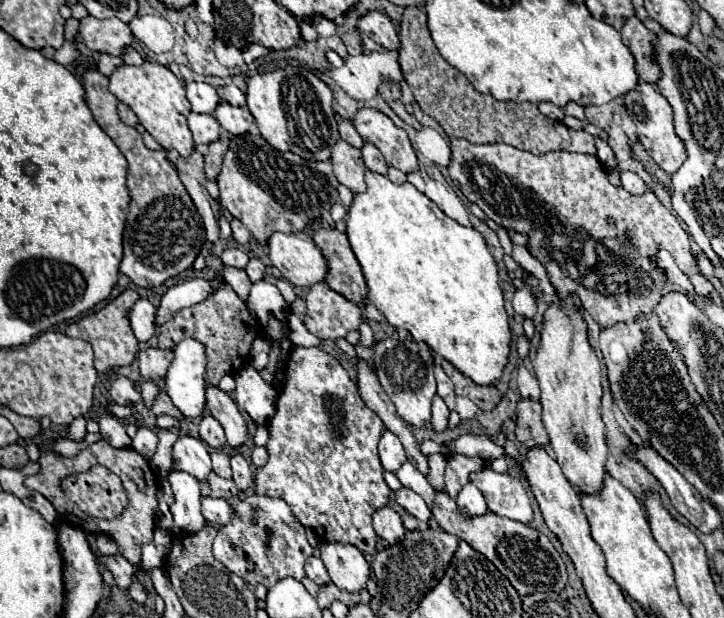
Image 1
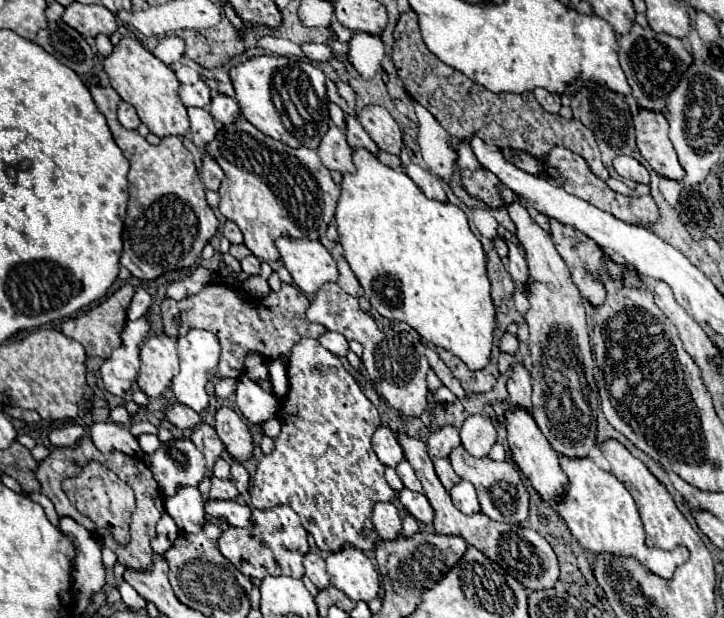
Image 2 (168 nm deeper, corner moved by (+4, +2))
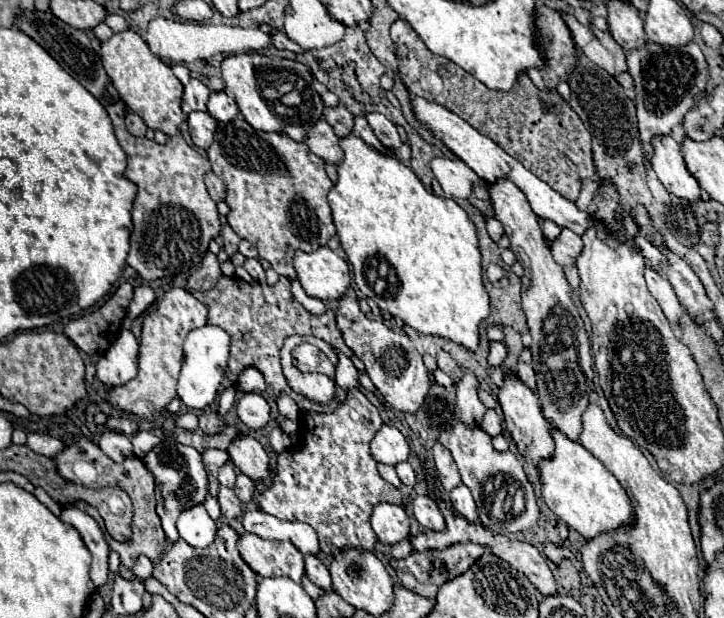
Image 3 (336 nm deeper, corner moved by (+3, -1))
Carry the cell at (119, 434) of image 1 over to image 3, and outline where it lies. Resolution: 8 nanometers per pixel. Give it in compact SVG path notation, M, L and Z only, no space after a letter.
M105 431L99 435L99 449L111 457L115 463L123 463L127 457L133 457L131 439L117 431Z

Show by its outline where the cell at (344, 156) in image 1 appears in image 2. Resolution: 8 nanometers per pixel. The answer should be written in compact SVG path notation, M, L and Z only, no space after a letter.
M330 124L316 152L328 170L338 170L342 174L356 172L352 164L352 148L346 142L346 134L336 124Z

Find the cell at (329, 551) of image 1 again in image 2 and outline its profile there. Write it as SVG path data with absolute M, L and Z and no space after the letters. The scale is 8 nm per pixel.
M348 546L340 552L330 552L326 554L326 568L330 584L344 592L350 600L370 602L380 596L378 572L362 550Z

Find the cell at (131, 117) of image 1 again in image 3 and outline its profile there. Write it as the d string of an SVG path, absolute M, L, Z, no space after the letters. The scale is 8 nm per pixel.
M129 111L129 113L125 115L125 125L127 125L127 131L129 131L133 137L143 137L145 131L147 131L147 125L143 123L143 119L141 119L137 113L133 113L133 111Z

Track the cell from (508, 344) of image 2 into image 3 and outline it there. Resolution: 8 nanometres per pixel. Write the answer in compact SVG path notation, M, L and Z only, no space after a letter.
M493 341L493 343L491 343L491 351L489 351L489 365L499 367L499 365L507 359L507 355L509 355L507 345L505 345L505 343L497 343L497 341Z

